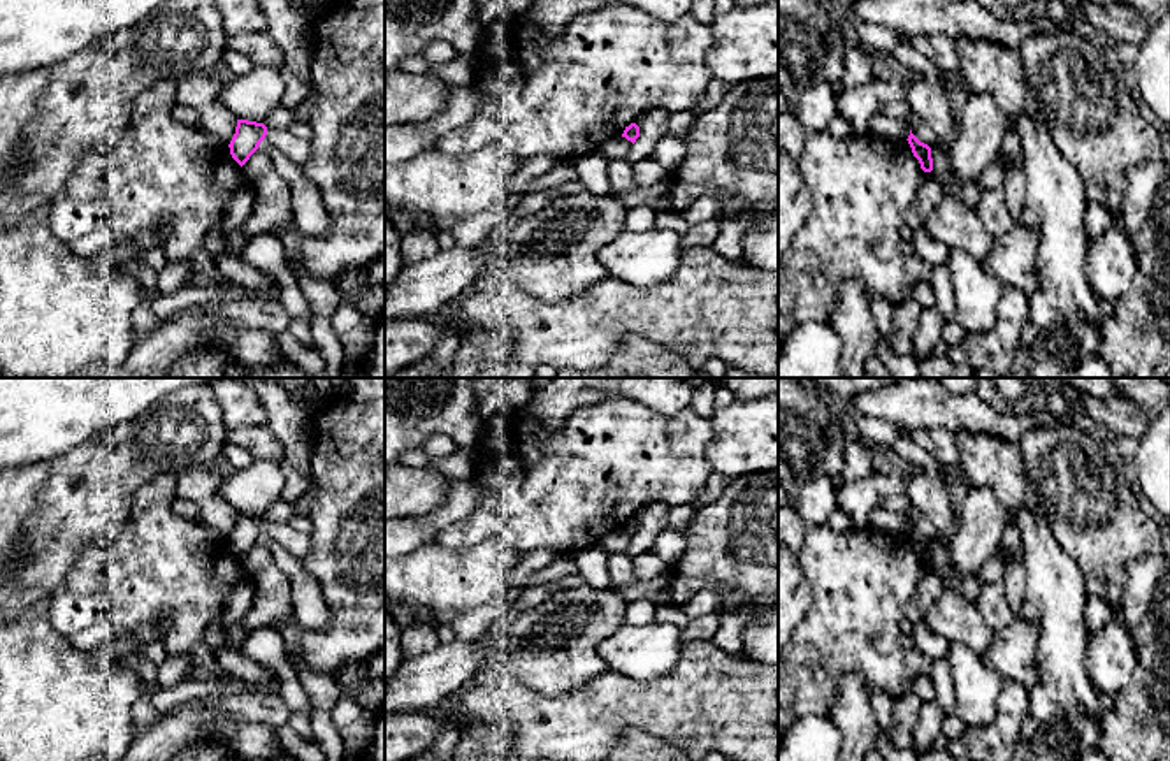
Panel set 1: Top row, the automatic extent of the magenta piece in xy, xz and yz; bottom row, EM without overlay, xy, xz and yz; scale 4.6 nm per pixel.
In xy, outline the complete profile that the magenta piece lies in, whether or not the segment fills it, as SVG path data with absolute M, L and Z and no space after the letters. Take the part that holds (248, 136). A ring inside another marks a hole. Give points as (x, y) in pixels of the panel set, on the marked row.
M237 120L235 134L228 144L232 158L242 167L267 135L264 123Z

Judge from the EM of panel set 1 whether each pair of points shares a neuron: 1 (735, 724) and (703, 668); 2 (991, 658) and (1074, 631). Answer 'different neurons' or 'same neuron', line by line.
1: same neuron
2: different neurons

